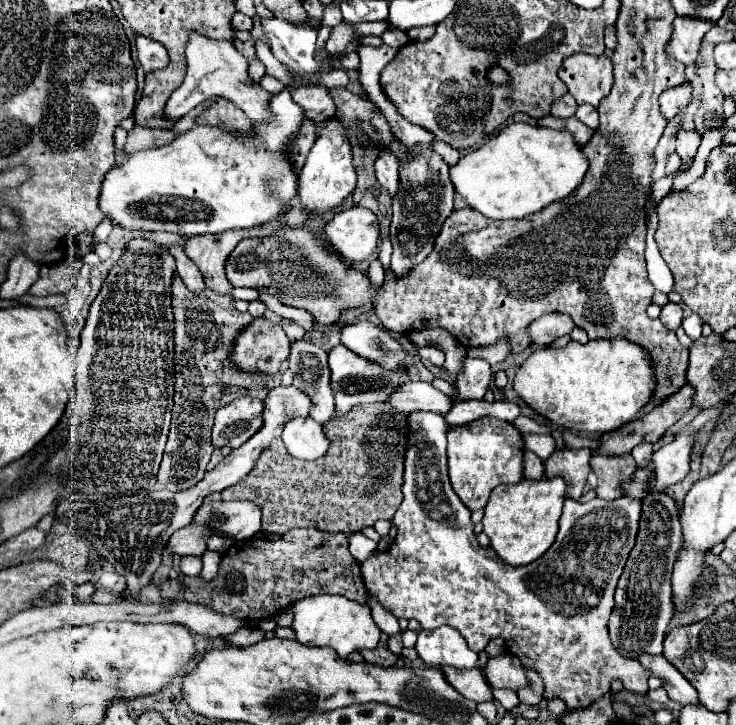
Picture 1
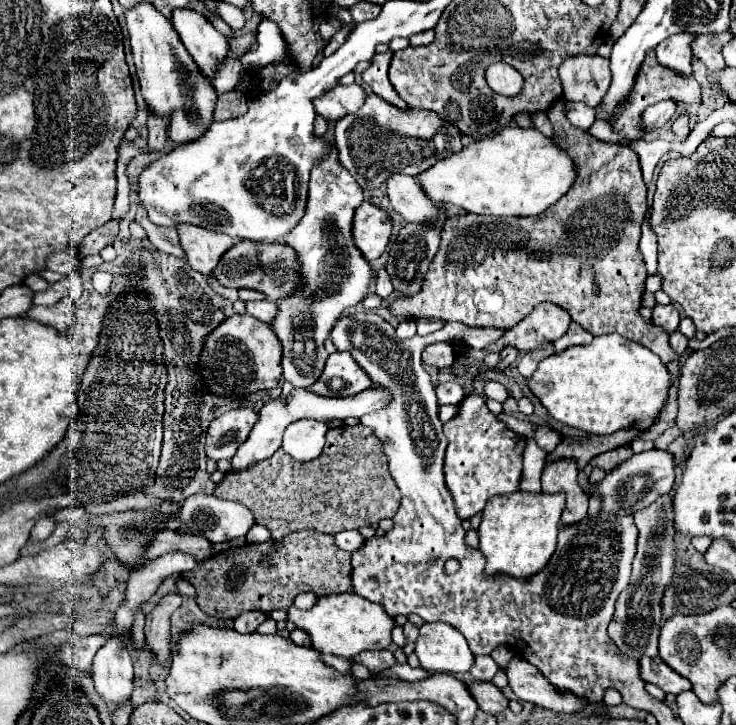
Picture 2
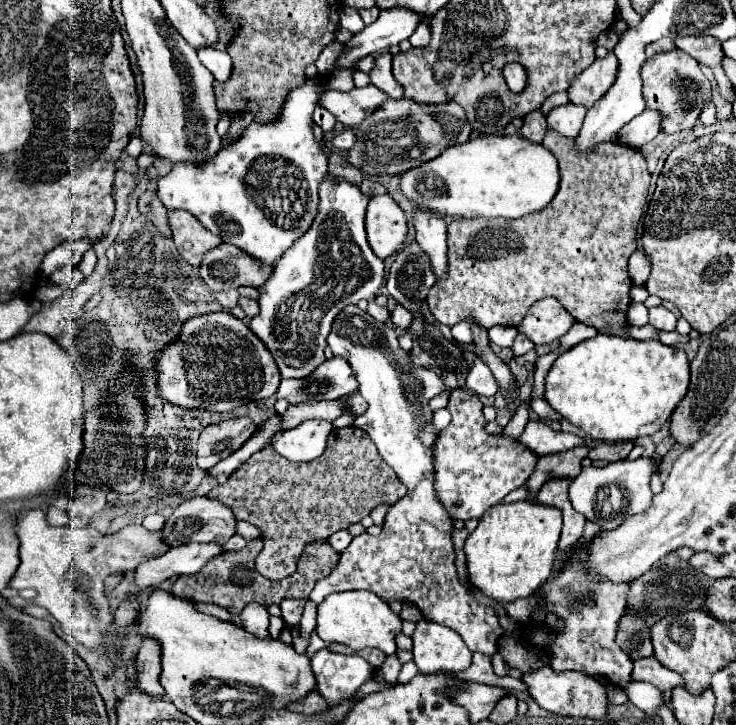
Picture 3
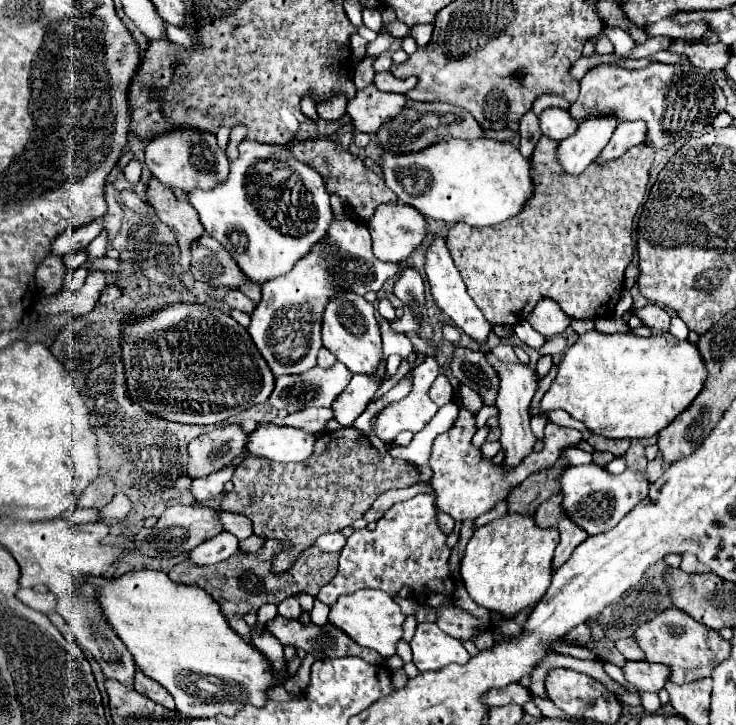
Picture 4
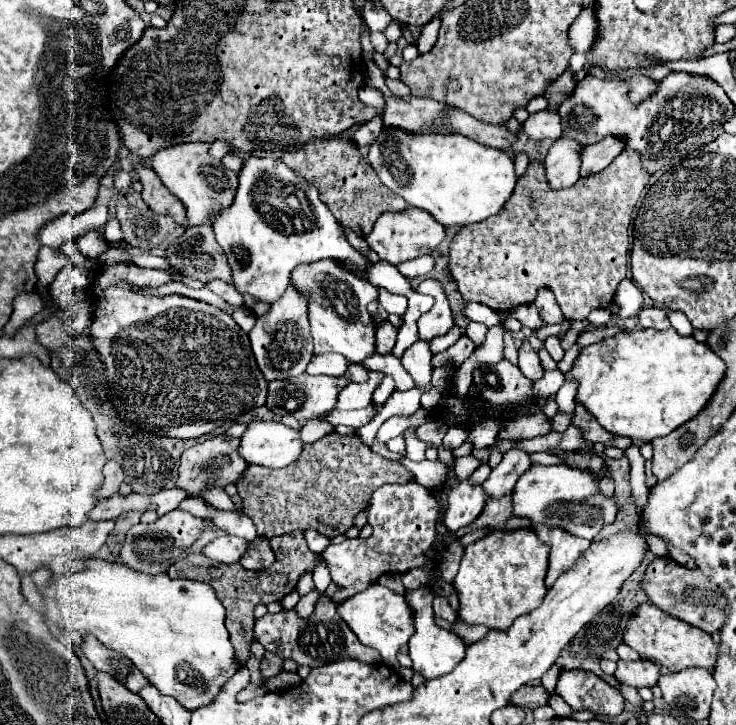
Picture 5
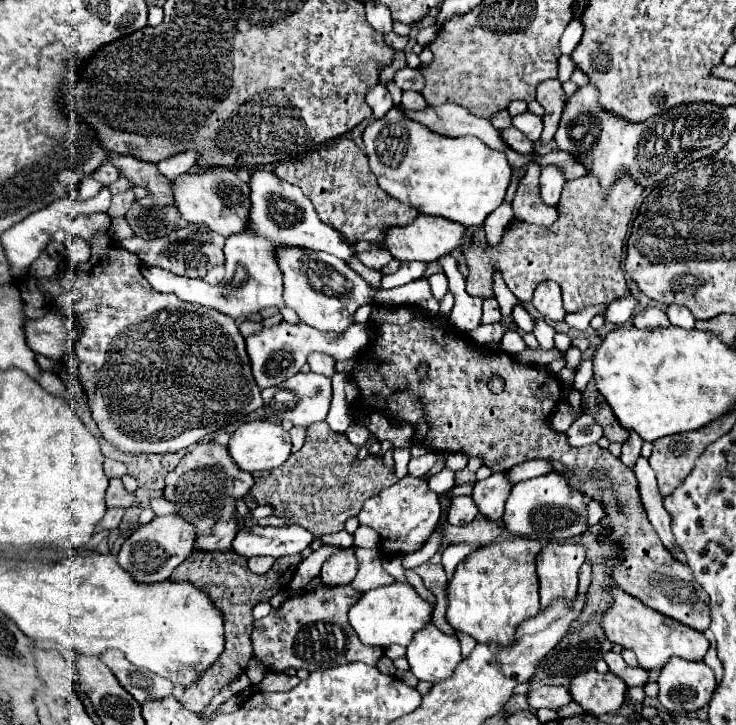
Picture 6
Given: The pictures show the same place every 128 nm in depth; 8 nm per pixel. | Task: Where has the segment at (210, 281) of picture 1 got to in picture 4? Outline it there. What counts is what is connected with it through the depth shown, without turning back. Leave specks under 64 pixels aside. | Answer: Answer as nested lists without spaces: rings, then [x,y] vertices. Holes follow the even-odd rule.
[[[150,178],[148,186],[146,186],[146,198],[148,198],[150,206],[156,210],[156,216],[174,230],[180,250],[184,252],[180,256],[180,266],[184,270],[188,270],[190,268],[188,246],[192,240],[196,240],[204,232],[192,204],[186,198],[180,200],[170,188],[160,184],[156,178]]]

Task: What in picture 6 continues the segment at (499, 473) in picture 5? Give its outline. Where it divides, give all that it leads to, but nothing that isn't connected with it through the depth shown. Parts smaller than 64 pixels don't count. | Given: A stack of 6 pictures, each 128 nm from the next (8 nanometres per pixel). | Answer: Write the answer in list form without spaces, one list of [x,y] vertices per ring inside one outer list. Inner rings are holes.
[[[492,474],[490,478],[476,482],[472,498],[486,520],[500,520],[504,512],[504,500],[508,498],[512,484],[504,478],[504,474]]]

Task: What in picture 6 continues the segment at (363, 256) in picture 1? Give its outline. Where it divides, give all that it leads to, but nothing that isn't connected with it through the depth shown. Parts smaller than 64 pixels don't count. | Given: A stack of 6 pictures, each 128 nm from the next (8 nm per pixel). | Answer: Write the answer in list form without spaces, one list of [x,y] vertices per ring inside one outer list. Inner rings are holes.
[[[420,214],[416,222],[406,228],[390,228],[388,230],[388,250],[392,252],[394,258],[408,262],[408,260],[424,260],[424,262],[434,262],[444,254],[450,254],[454,248],[462,246],[464,236],[468,228],[464,224],[452,222],[448,218],[436,218],[436,216],[426,216]]]

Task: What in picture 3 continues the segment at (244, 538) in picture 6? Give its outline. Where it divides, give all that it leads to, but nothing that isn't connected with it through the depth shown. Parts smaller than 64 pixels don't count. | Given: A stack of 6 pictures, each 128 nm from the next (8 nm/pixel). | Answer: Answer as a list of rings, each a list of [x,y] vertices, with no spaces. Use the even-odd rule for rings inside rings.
[[[340,530],[340,532],[336,532],[334,536],[328,538],[328,544],[330,544],[336,552],[342,552],[342,550],[350,544],[350,540],[352,540],[352,536],[348,534],[348,530]],[[182,544],[178,548],[170,548],[160,558],[142,562],[136,568],[136,584],[140,590],[146,590],[160,586],[166,578],[196,574],[208,560],[222,552],[224,548],[220,544]]]

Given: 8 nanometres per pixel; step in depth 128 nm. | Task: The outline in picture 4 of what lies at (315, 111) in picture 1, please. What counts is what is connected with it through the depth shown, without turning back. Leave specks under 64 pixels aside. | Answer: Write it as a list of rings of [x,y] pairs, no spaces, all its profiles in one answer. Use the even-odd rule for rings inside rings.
[[[370,84],[348,100],[346,112],[350,114],[356,130],[376,134],[382,124],[394,120],[406,106],[408,98],[404,94],[382,92],[376,88],[376,84]]]

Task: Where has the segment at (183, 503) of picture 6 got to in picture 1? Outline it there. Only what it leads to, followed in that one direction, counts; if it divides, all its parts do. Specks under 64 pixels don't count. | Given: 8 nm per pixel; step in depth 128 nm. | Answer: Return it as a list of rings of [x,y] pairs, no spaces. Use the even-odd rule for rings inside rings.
[[[238,398],[236,402],[220,408],[216,412],[214,428],[212,428],[212,444],[214,444],[214,448],[220,450],[224,446],[230,446],[234,450],[234,448],[242,446],[260,428],[260,412],[262,412],[262,408],[264,408],[264,404],[260,400],[254,400],[254,398]]]

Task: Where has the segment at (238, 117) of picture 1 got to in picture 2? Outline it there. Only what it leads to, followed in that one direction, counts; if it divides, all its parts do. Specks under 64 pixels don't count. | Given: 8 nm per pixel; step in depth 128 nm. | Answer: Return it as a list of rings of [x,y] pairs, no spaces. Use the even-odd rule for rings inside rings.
[[[228,92],[222,94],[216,102],[214,116],[216,120],[226,120],[226,118],[238,118],[246,112],[246,96],[242,92]]]

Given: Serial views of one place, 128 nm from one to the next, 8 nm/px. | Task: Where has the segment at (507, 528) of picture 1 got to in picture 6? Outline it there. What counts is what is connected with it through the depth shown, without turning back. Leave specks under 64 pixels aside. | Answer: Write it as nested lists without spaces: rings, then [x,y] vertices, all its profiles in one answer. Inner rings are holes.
[[[508,540],[480,546],[464,562],[458,564],[448,586],[446,620],[454,630],[472,636],[478,644],[486,644],[492,654],[510,648],[516,642],[516,628],[540,612],[536,556],[540,544],[534,540]]]

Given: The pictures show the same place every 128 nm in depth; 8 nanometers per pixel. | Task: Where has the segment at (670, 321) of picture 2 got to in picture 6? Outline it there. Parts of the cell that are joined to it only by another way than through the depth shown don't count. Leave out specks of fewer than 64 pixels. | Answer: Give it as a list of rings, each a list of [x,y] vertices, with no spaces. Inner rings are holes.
[[[648,306],[646,310],[638,312],[632,318],[632,326],[640,328],[640,330],[658,330],[658,328],[668,328],[670,322],[668,322],[668,316],[666,316],[666,312],[662,308]]]

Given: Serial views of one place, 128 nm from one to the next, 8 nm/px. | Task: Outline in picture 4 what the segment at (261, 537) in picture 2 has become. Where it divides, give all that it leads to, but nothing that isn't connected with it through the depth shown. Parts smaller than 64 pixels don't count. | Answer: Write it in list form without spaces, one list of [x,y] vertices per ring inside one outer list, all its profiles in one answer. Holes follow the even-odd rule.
[[[218,510],[216,512],[222,528],[230,534],[234,534],[236,538],[244,540],[248,536],[252,536],[252,524],[250,520],[244,516],[244,514],[236,514],[236,512],[224,512],[224,510]]]

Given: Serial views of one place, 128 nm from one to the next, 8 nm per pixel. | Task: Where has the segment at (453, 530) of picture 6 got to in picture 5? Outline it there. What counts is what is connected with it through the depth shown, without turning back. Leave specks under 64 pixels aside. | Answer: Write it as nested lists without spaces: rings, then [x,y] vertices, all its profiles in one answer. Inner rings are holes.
[[[504,496],[500,500],[488,500],[482,514],[466,528],[458,530],[456,536],[462,536],[466,532],[474,532],[474,530],[486,530],[486,532],[512,532],[518,528],[528,526],[528,520],[516,520],[512,516],[512,502],[510,496]]]

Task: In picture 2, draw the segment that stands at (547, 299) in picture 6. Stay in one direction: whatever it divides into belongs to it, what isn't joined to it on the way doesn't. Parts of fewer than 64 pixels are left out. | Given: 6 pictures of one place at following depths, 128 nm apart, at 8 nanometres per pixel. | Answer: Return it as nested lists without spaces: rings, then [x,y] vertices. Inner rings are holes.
[[[542,302],[520,324],[506,330],[504,336],[496,344],[490,344],[484,350],[500,352],[508,344],[516,346],[518,350],[544,348],[544,346],[552,344],[554,340],[558,340],[560,336],[564,336],[570,322],[572,320],[564,308],[560,308],[552,302]]]

